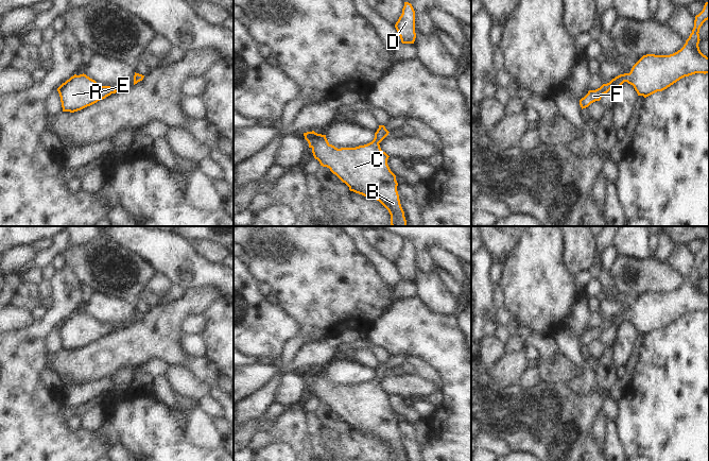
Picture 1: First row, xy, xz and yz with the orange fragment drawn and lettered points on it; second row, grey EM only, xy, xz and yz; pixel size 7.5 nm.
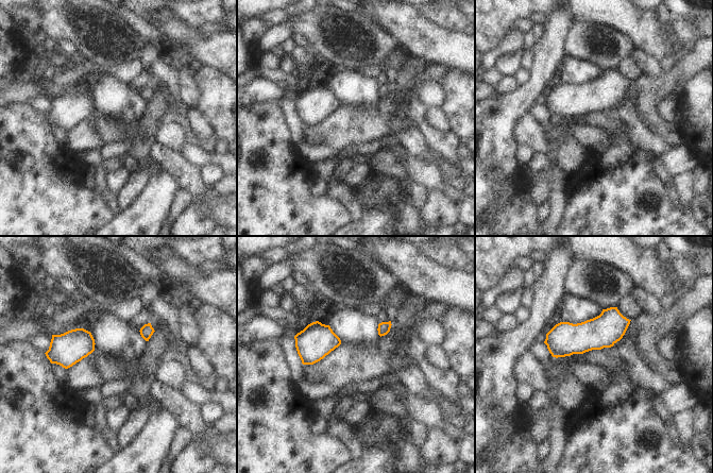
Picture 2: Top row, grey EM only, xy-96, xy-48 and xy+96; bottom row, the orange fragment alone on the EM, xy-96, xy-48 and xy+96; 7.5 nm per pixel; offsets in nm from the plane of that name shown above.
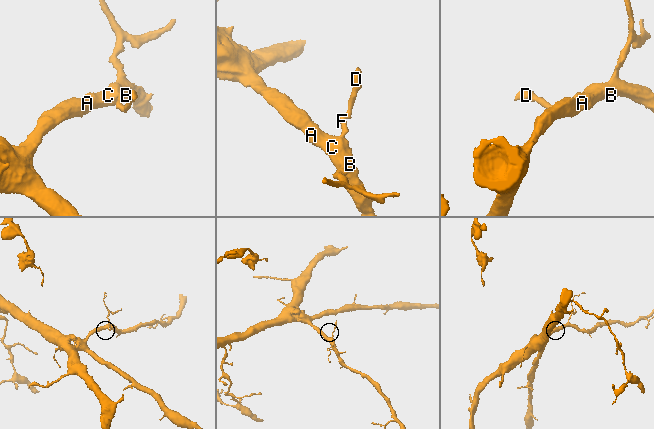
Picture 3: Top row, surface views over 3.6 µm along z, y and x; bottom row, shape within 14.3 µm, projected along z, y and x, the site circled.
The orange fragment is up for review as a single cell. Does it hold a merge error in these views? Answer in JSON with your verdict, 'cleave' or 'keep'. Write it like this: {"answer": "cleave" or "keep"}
{"answer": "keep"}

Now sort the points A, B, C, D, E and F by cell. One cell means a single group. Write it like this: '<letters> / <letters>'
A B C D E F

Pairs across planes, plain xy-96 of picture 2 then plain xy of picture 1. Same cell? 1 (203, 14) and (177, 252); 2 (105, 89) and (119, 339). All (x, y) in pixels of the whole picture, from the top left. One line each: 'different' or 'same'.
1: different
2: different

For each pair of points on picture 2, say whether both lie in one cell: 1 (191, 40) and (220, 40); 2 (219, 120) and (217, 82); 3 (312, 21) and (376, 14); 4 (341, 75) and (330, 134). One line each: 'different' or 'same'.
1: same
2: same
3: different
4: different

